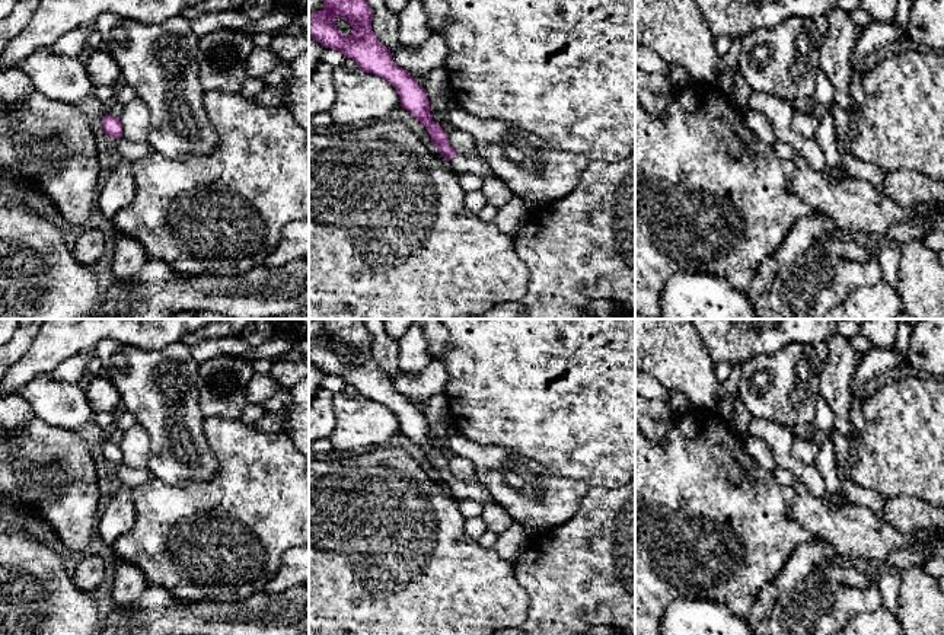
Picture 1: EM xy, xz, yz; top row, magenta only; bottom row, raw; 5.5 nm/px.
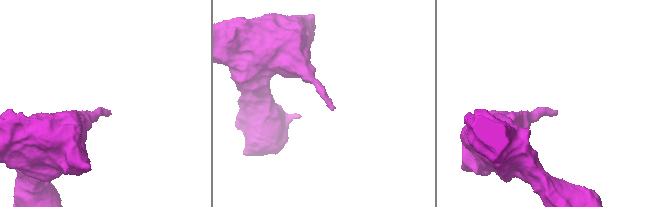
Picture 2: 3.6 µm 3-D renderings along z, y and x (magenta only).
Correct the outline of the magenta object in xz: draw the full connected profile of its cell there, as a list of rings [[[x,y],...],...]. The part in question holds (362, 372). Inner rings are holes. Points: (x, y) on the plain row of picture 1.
[[[320,319],[323,335],[309,339],[309,363],[325,374],[341,377],[353,384],[358,395],[386,405],[398,418],[401,433],[418,446],[431,463],[441,482],[449,486],[457,501],[472,500],[481,505],[497,504],[489,491],[476,479],[457,481],[449,462],[430,443],[425,415],[393,386],[390,377],[371,357],[373,336],[361,319]],[[342,344],[353,351],[353,360],[337,355],[335,345]]]

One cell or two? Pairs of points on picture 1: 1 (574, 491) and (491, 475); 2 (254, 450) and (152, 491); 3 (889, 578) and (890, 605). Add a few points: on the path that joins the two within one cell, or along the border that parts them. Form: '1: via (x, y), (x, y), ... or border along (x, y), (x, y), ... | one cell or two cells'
1: via (554, 491), (547, 487), (520, 485), (512, 478) | one cell
2: via (229, 475), (210, 494), (176, 494) | one cell
3: via (889, 584), (890, 599) | one cell

